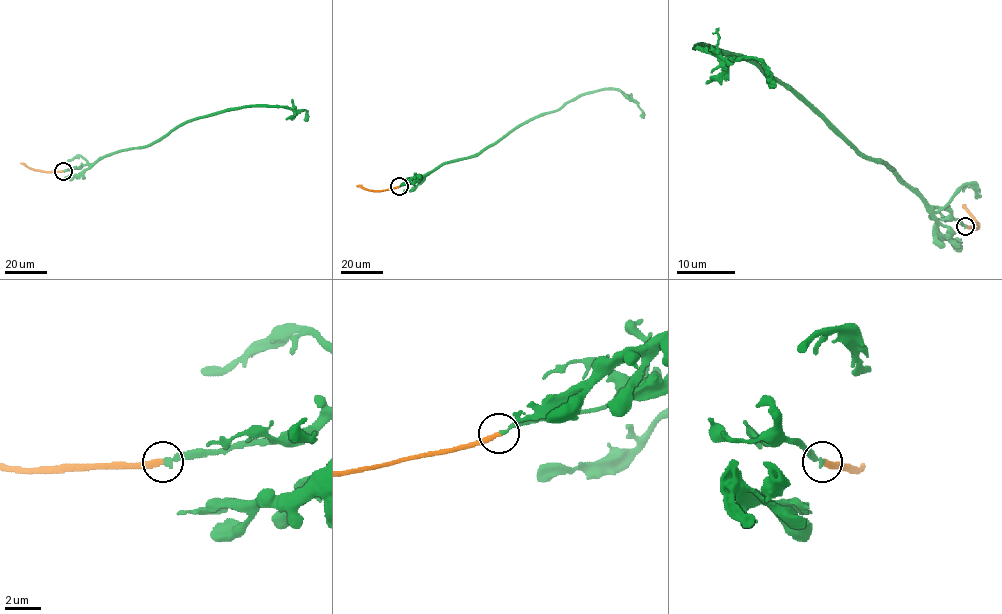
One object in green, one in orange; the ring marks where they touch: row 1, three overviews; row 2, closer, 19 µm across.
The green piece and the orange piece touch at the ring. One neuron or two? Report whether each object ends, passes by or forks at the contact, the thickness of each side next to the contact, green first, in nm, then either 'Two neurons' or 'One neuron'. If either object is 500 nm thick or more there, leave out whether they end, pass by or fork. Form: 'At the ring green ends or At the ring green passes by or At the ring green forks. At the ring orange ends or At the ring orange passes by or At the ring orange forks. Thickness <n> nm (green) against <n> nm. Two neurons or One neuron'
At the ring green ends. At the ring orange ends. Thickness 240 nm (green) against 320 nm. One neuron

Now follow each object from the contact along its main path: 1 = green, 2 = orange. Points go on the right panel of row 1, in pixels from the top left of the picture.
1: (965, 226), (886, 163), (865, 157), (756, 62), (697, 46), (724, 58), (754, 58), (775, 87)
2: (965, 226), (978, 228), (965, 204)

